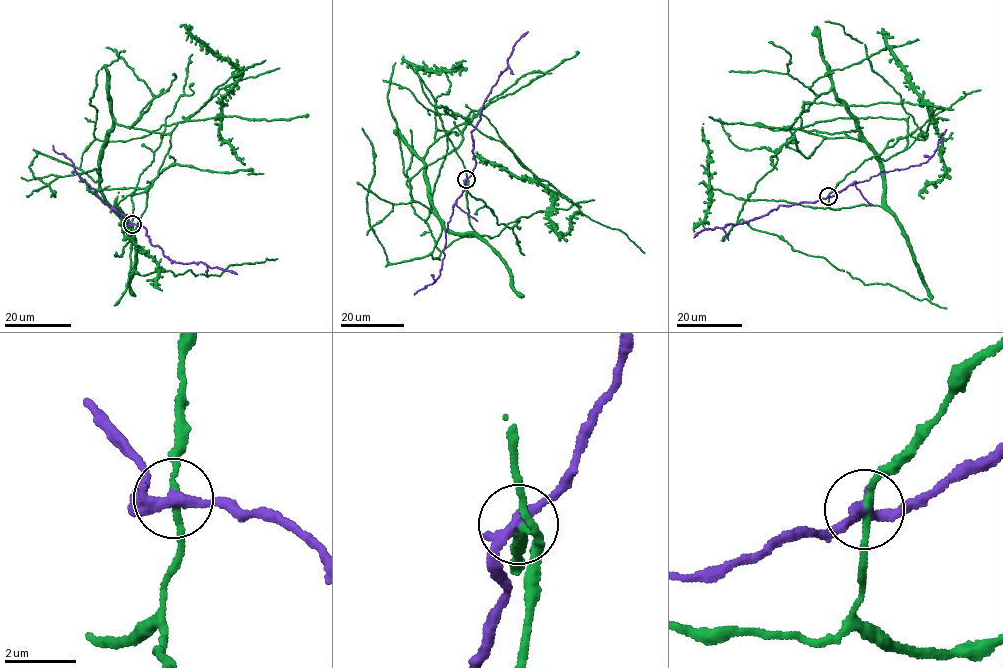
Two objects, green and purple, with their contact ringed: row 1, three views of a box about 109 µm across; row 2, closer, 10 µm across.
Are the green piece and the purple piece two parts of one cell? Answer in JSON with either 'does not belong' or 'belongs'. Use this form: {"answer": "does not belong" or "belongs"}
{"answer": "does not belong"}

